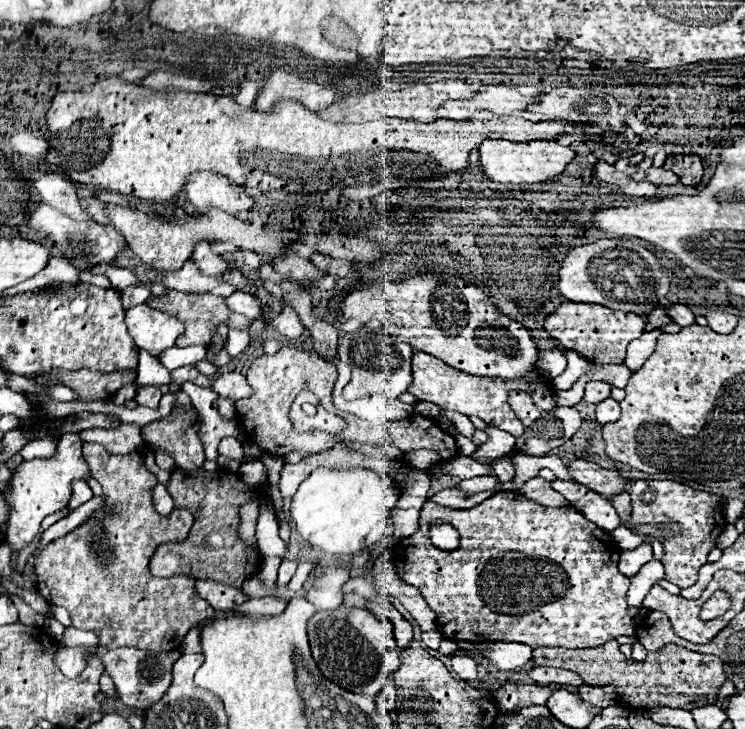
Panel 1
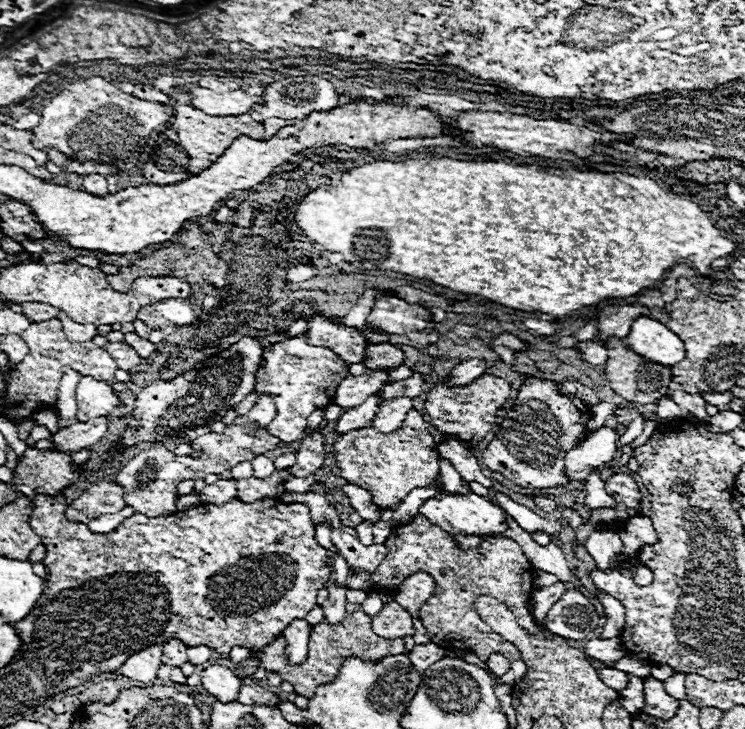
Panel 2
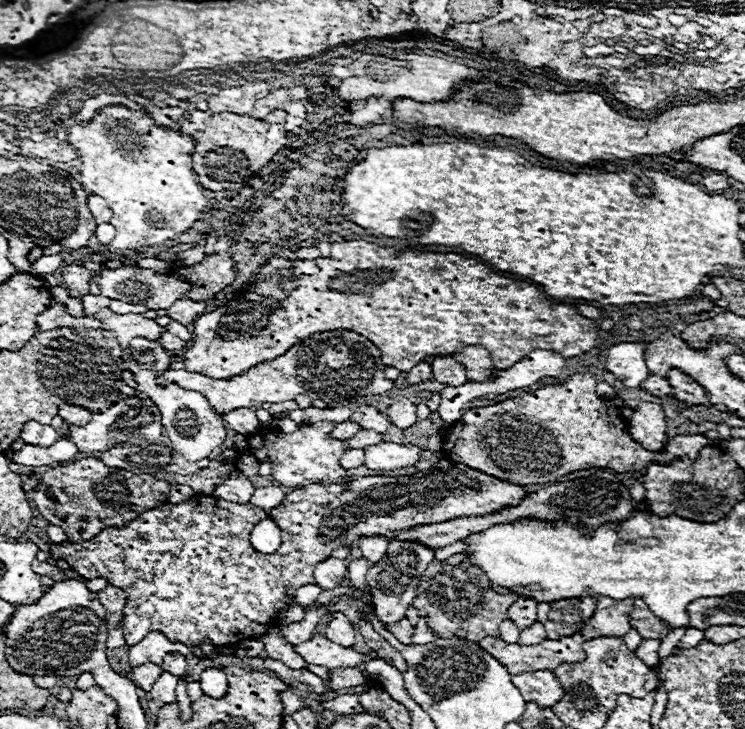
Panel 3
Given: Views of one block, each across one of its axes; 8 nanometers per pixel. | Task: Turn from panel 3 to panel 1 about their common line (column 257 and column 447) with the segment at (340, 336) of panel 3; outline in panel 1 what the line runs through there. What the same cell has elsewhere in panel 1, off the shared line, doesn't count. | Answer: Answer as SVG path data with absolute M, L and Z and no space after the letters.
M416 352L412 356L412 384L408 388L410 394L414 394L420 402L432 402L440 406L442 410L454 410L462 412L466 416L476 416L484 420L488 426L500 428L504 432L510 432L512 436L522 436L524 426L512 412L508 404L508 394L512 390L528 390L532 394L532 400L538 408L542 410L552 410L554 408L554 386L542 378L538 372L530 374L528 378L522 380L488 380L488 378L476 378L476 376L466 376L464 372L458 372L450 368L448 364L442 364L442 360L426 354L426 352Z

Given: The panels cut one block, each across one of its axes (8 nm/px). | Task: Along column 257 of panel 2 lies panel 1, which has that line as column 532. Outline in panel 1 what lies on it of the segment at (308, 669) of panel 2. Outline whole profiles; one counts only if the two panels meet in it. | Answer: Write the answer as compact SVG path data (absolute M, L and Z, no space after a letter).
M618 642L602 644L598 648L534 648L532 660L536 666L550 666L576 672L590 686L616 686L618 702L626 708L650 708L650 706L668 706L694 710L716 702L720 686L726 682L722 662L718 656L698 654L676 644L668 644L658 652L648 652L644 662L634 662L618 650Z

